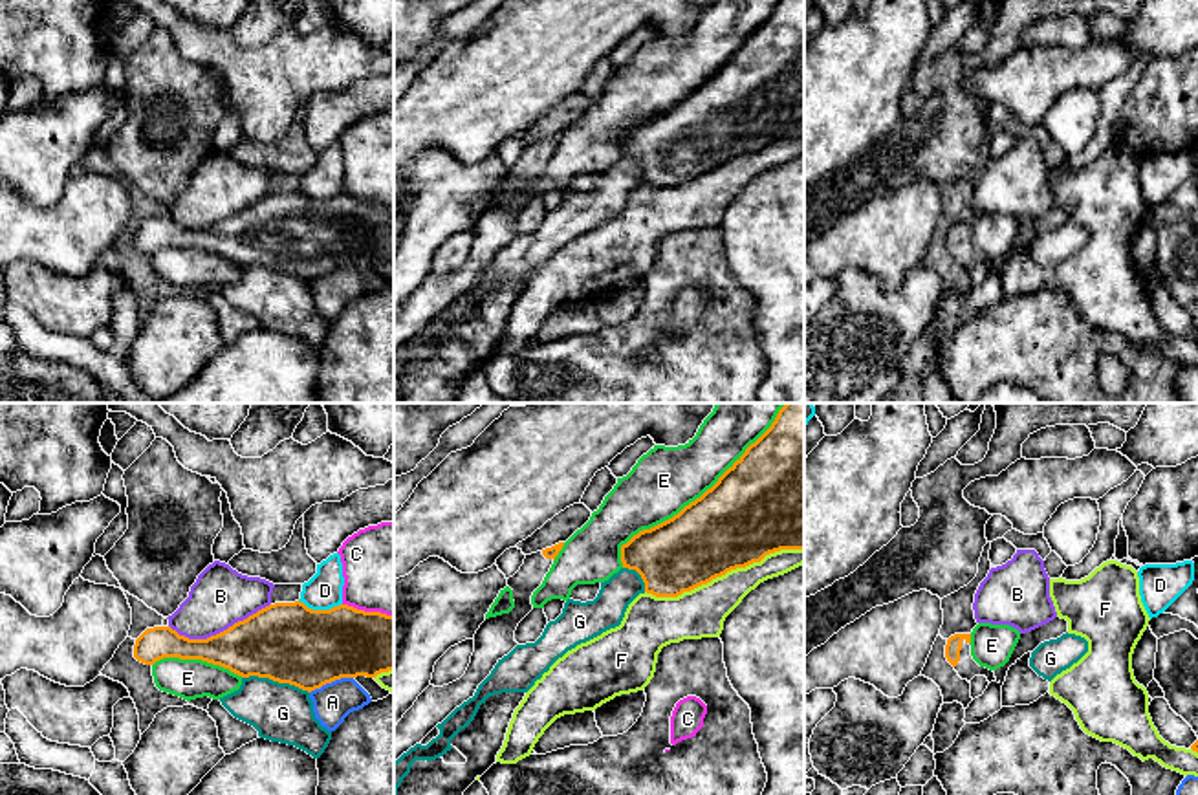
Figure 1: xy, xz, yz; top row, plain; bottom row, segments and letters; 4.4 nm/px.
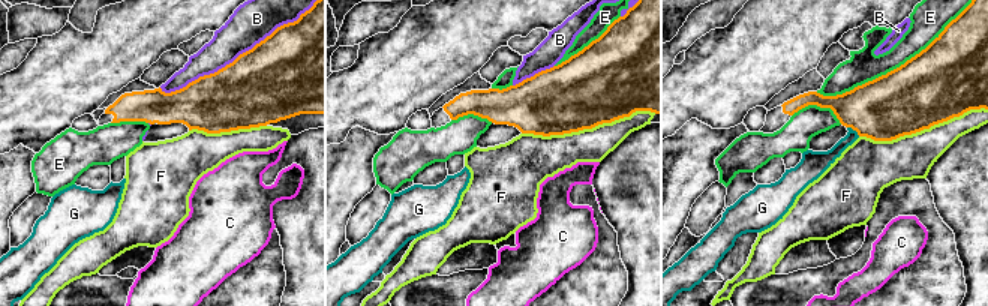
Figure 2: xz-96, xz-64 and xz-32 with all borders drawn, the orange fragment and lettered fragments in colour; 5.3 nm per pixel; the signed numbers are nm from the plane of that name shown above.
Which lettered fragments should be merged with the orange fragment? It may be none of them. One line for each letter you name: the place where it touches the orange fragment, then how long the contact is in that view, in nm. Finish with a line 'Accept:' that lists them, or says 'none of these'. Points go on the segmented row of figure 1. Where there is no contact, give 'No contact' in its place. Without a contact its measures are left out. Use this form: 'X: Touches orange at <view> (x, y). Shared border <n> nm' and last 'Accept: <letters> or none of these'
Accept: none of these

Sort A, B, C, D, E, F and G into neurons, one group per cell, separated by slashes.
A / B / C / D / E / F / G

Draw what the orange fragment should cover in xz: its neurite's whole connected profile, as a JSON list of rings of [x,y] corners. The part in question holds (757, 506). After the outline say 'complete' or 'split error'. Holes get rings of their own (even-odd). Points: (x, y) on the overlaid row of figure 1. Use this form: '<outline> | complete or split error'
[[[786,403],[771,427],[707,489],[672,518],[634,535],[621,546],[623,568],[636,570],[645,592],[678,597],[731,570],[760,562],[780,550],[804,550],[804,403]]] | complete

